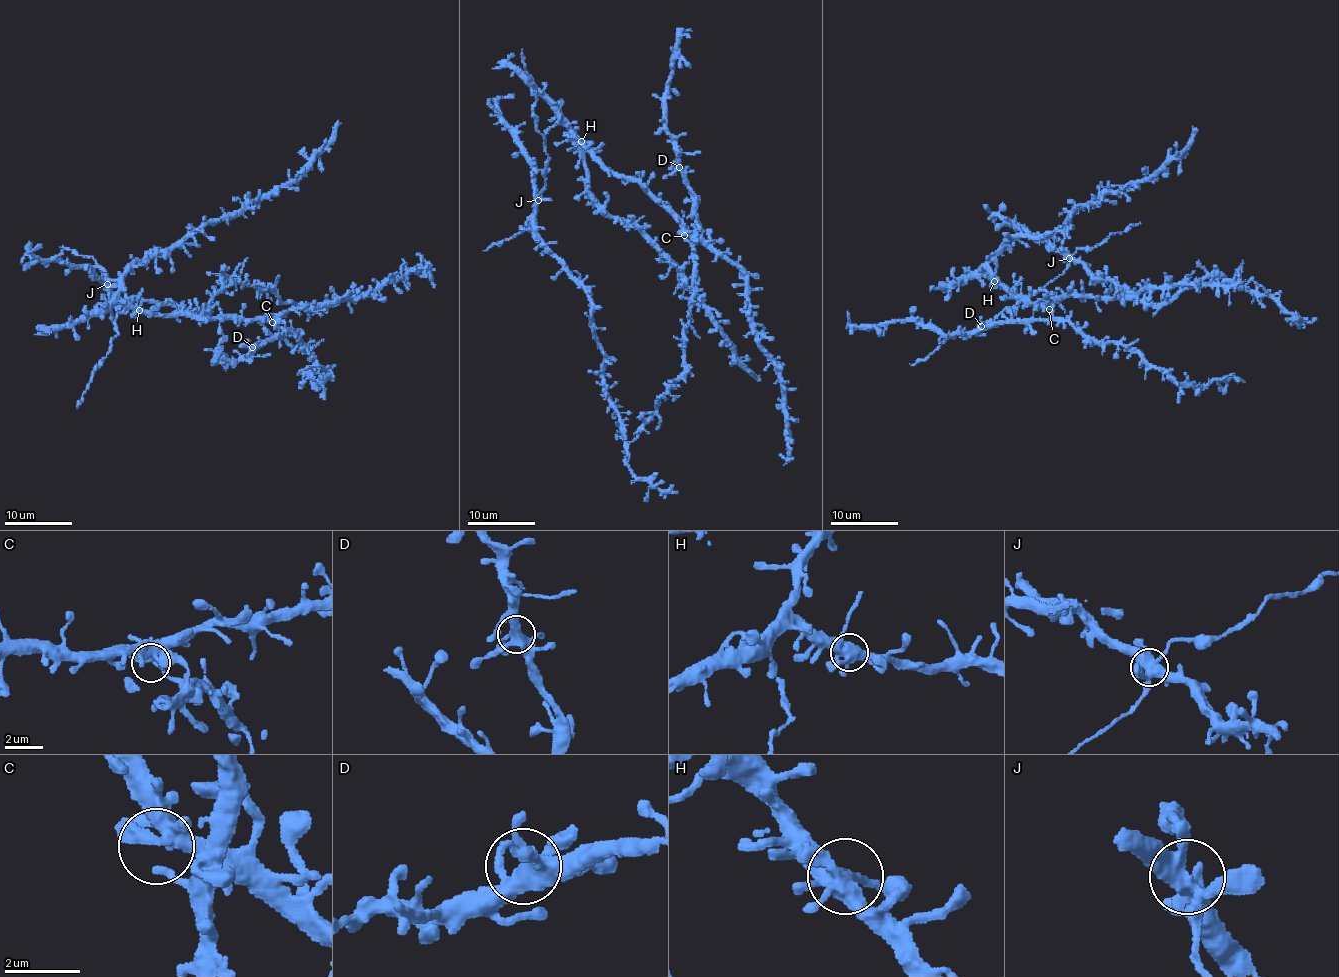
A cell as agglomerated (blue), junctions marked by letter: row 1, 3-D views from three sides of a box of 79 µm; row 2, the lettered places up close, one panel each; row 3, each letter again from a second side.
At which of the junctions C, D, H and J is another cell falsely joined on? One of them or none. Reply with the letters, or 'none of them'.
none of them

